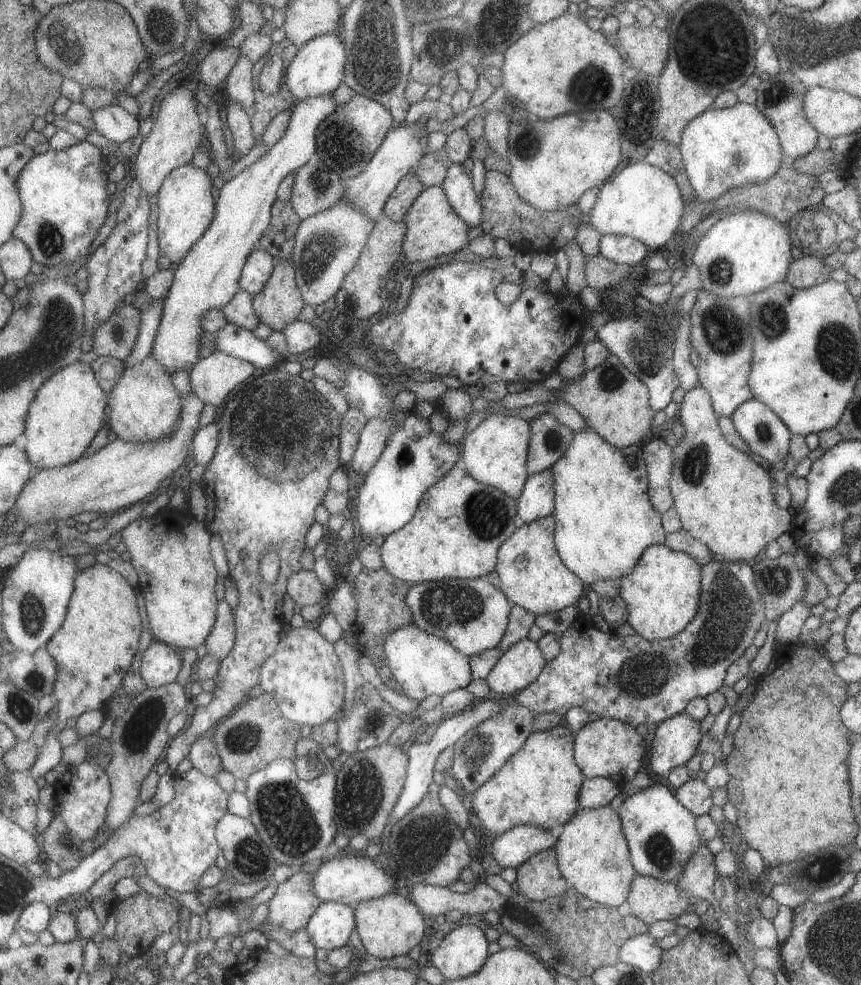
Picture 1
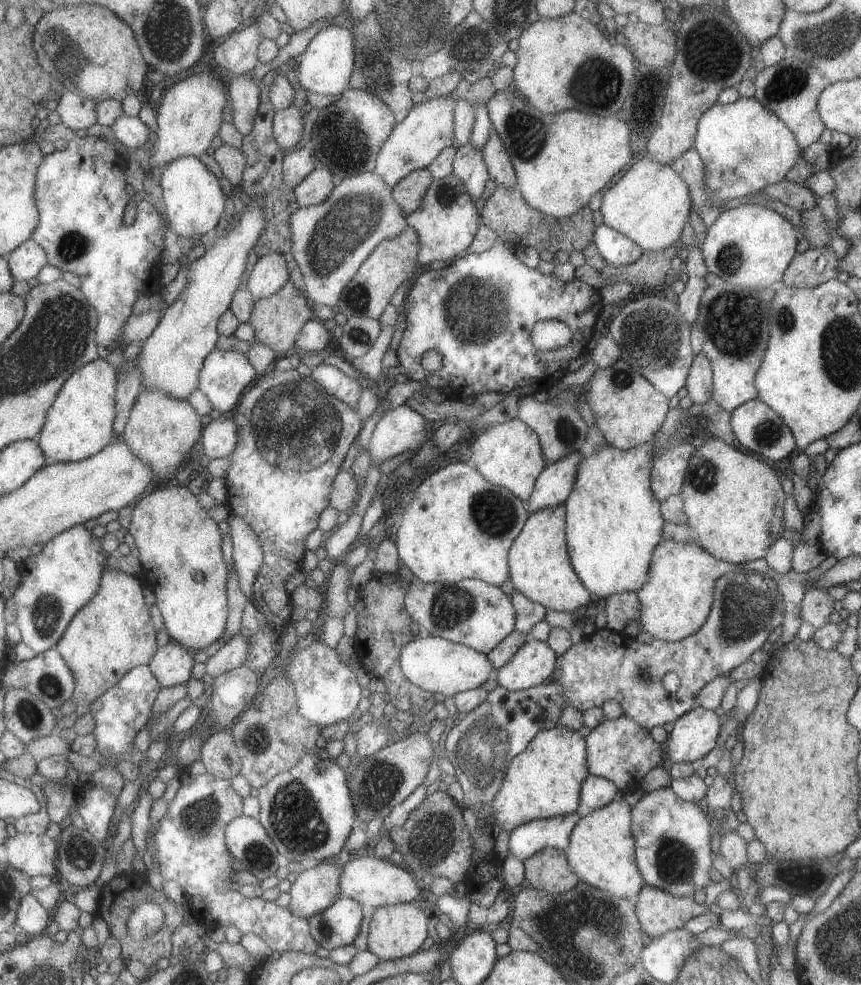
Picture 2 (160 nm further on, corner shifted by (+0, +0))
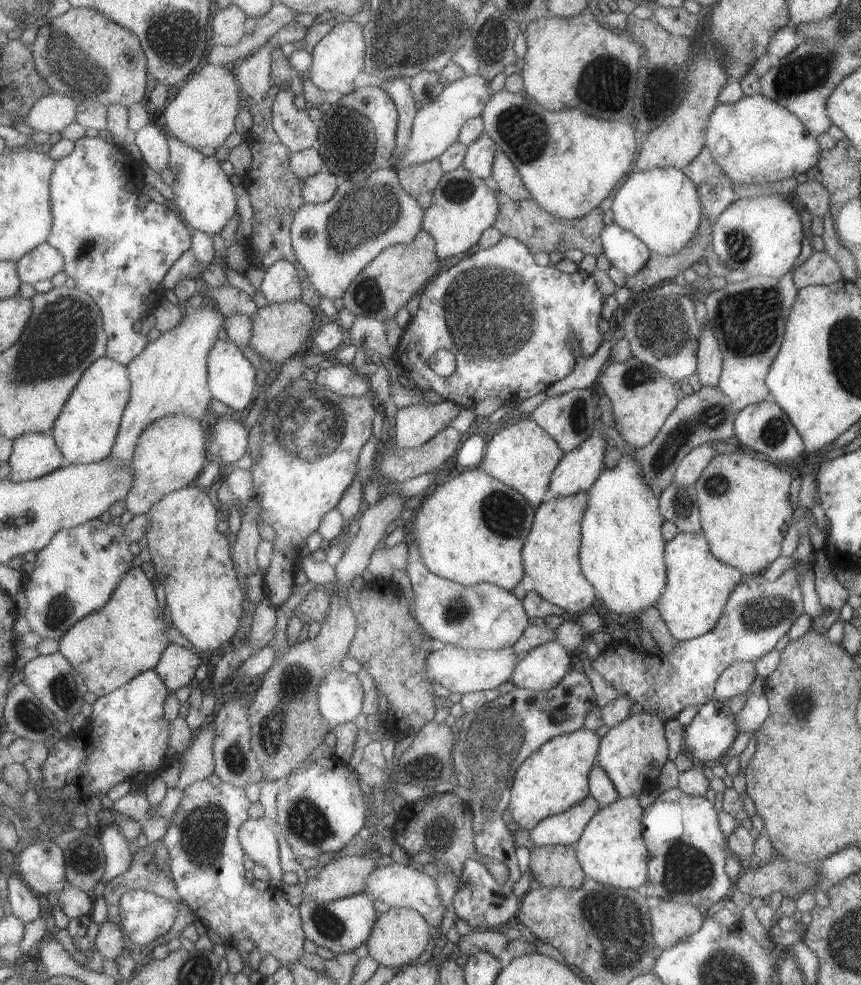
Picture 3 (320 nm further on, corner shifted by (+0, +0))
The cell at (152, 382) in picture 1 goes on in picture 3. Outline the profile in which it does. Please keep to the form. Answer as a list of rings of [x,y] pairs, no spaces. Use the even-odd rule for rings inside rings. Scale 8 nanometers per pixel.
[[[183,415],[166,416],[144,431],[131,464],[134,470],[132,489],[125,500],[133,515],[148,513],[168,494],[195,484],[209,459],[209,440],[205,433],[202,421]]]

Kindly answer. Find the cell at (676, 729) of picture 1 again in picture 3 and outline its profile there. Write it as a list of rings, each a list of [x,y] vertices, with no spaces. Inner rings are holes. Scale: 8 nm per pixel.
[[[707,701],[683,728],[682,748],[698,764],[718,763],[733,744],[738,730],[725,702]]]

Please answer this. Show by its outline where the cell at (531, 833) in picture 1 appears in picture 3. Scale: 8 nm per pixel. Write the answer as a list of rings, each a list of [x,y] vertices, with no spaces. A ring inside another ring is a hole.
[[[587,795],[563,812],[540,820],[528,833],[532,846],[574,845],[600,804]]]

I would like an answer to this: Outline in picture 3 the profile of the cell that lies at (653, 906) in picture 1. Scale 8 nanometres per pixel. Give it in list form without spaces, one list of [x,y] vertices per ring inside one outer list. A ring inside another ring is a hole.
[[[651,901],[650,925],[654,944],[664,951],[702,927],[705,912],[693,905]]]

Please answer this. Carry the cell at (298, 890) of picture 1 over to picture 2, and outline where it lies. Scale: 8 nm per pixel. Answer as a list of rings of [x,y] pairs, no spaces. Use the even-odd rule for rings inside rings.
[[[322,861],[312,869],[298,872],[289,892],[289,907],[297,916],[306,919],[313,913],[324,911],[341,897],[340,877],[343,870],[339,864]]]

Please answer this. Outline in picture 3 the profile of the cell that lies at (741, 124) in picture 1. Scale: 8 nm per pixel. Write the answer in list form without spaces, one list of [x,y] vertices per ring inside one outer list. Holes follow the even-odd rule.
[[[761,93],[743,95],[733,104],[717,103],[707,119],[704,146],[733,183],[770,184],[805,174],[817,164],[820,146],[804,124]]]

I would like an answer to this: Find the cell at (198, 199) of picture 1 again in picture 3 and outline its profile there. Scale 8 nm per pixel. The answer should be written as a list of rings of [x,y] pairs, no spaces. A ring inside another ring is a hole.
[[[169,133],[171,156],[170,169],[176,171],[173,189],[174,202],[180,216],[194,229],[216,235],[237,216],[237,194],[231,178],[221,168],[221,161],[214,155],[205,156],[193,147],[184,145],[177,137]]]

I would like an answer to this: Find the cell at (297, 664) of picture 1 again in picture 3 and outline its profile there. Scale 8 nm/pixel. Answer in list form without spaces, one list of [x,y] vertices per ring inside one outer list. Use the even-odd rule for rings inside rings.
[[[342,669],[328,673],[318,687],[318,710],[330,726],[348,723],[361,710],[361,684]]]

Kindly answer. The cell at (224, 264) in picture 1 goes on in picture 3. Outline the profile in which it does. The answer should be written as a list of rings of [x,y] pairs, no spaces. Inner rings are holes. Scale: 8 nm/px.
[[[207,294],[201,307],[188,310],[184,321],[173,330],[164,332],[156,341],[128,364],[132,380],[132,399],[125,409],[120,431],[110,454],[119,465],[131,465],[140,436],[144,431],[169,415],[183,415],[202,421],[213,400],[210,388],[208,358],[211,348],[219,340],[219,328],[225,317],[210,303]]]

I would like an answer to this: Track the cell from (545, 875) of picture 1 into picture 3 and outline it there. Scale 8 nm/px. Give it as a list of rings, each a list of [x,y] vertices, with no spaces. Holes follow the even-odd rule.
[[[574,845],[531,847],[528,869],[542,887],[576,889],[586,879]]]

